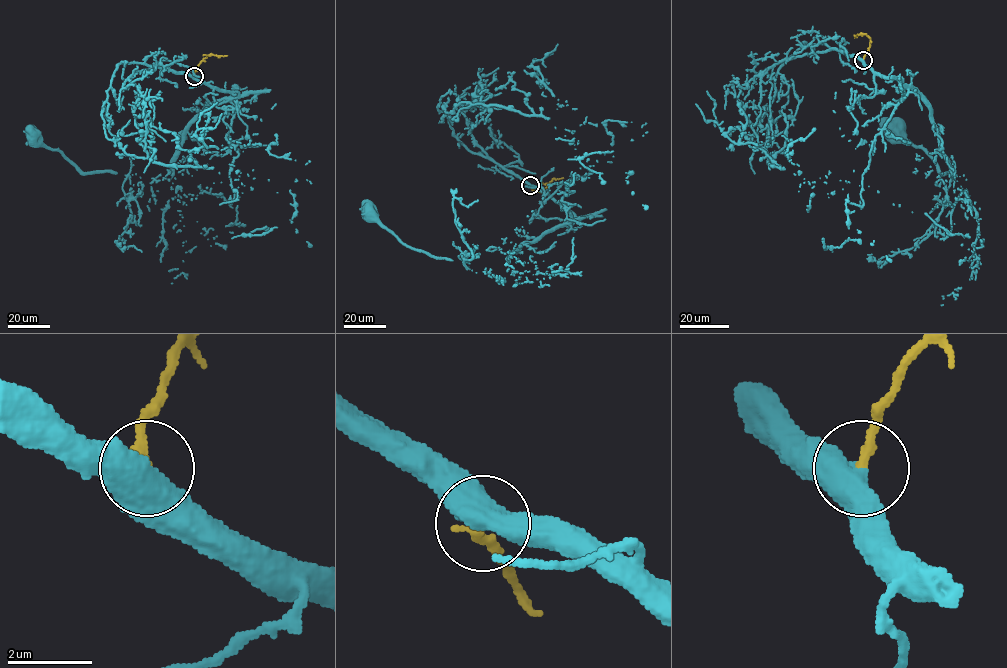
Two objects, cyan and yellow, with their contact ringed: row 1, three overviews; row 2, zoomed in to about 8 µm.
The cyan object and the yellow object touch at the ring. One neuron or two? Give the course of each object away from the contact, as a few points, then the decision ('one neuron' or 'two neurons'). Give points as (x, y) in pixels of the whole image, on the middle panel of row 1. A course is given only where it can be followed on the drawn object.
cyan via (529, 185), (574, 216), (509, 261), (511, 255), (496, 248), (471, 259), (434, 257), (405, 245), (371, 214) | yellow via (529, 185), (534, 191), (540, 191), (552, 179), (563, 178) | one neuron

